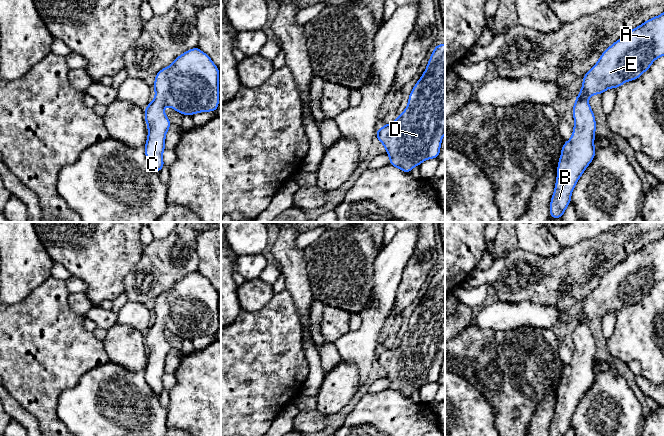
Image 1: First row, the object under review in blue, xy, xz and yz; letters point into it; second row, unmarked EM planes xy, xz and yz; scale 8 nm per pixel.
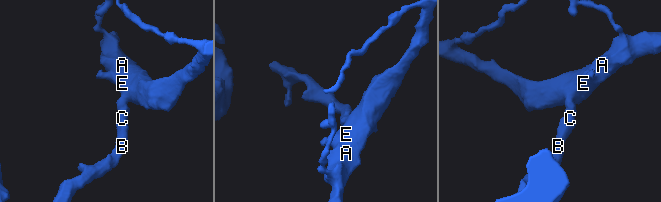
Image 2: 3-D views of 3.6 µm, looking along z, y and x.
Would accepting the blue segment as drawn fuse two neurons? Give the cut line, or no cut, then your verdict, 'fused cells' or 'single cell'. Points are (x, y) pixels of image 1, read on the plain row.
no cut; single cell

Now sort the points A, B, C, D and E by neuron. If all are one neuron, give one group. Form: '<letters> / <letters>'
A B C D E

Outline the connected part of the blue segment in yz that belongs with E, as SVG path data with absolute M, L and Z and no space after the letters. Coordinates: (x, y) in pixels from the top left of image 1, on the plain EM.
M664 236L632 253L608 271L599 285L583 301L583 309L575 322L573 342L575 350L569 365L564 366L558 386L555 414L550 426L550 436L565 436L571 425L572 415L587 390L595 381L595 340L587 326L593 318L602 318L608 312L618 312L623 307L639 302L650 292L655 283L664 280Z

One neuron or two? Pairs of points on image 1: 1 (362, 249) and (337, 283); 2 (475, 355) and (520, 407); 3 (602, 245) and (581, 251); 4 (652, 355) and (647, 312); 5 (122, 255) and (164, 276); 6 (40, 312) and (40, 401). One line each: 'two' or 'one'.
1: one
2: one
3: one
4: one
5: two
6: one

